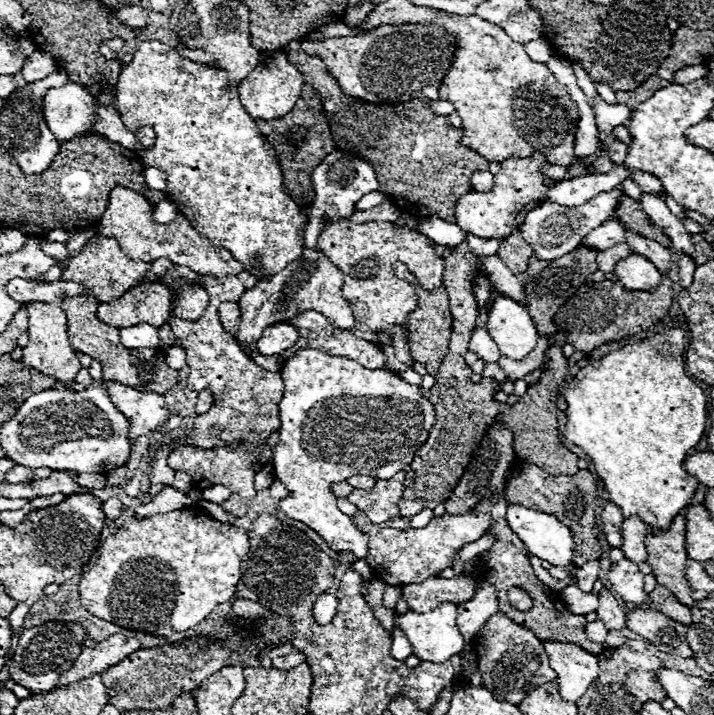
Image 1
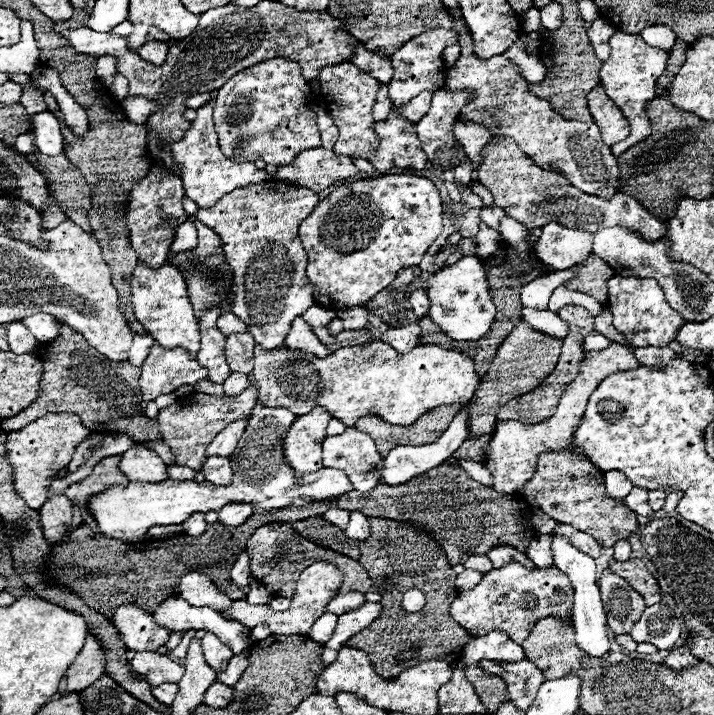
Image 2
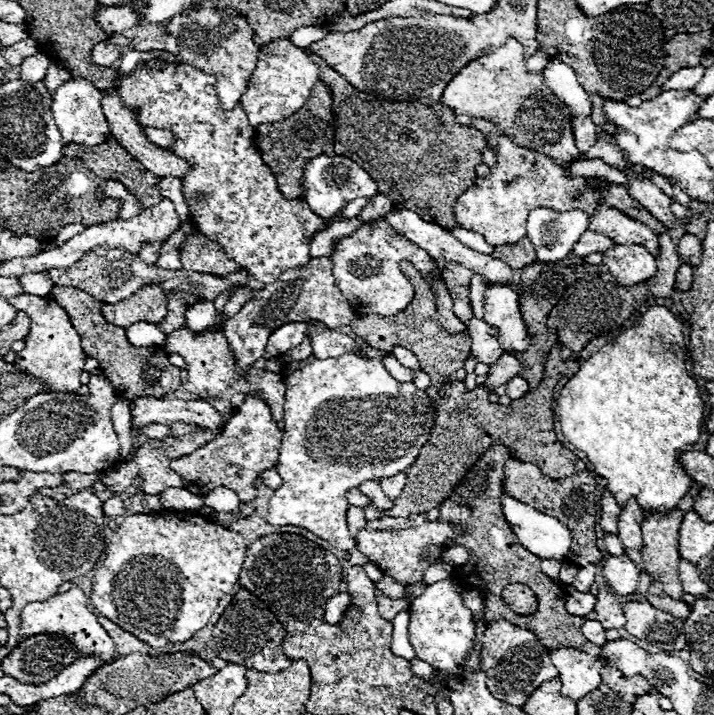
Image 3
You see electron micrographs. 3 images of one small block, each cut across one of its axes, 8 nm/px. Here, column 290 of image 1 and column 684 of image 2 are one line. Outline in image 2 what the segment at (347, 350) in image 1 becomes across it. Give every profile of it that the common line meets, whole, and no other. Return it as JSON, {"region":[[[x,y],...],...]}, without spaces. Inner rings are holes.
{"region":[[[622,278],[608,280],[608,308],[614,314],[614,328],[626,336],[634,348],[668,346],[676,340],[686,320],[664,300],[664,292],[654,278]]]}

